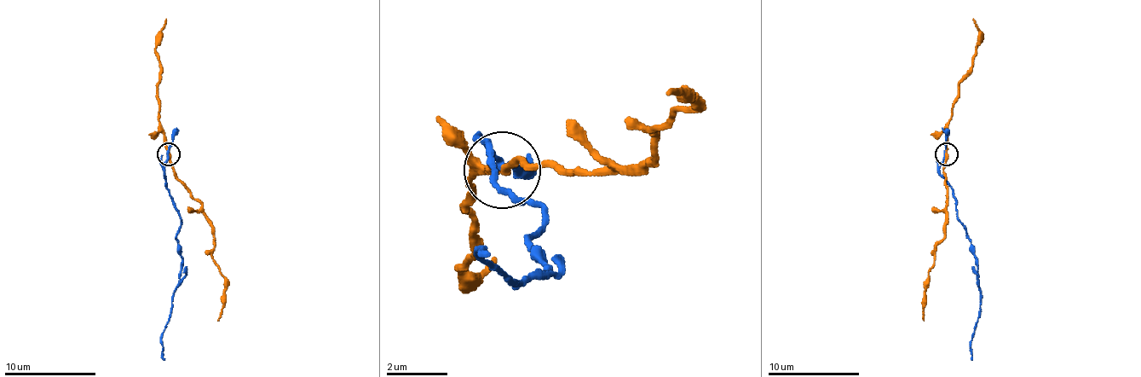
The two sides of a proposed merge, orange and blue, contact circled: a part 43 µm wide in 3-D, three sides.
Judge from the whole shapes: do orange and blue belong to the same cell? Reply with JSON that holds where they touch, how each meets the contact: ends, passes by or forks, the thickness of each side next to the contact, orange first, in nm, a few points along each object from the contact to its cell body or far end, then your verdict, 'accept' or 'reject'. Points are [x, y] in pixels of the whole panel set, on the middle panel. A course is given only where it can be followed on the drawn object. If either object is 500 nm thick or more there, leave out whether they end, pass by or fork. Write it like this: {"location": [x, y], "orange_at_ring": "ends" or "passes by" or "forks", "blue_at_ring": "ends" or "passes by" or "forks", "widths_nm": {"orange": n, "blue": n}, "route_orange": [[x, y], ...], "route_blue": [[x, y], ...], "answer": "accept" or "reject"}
{"location": [502, 170], "orange_at_ring": "passes by", "blue_at_ring": "passes by", "widths_nm": {"orange": 240, "blue": 190}, "route_orange": [[499, 171], [515, 156], [614, 171], [653, 164], [653, 133], [691, 102], [668, 87]], "route_blue": [[499, 171], [492, 148], [507, 194], [545, 210], [530, 233], [545, 271], [515, 279], [476, 256], [484, 248]], "answer": "reject"}

